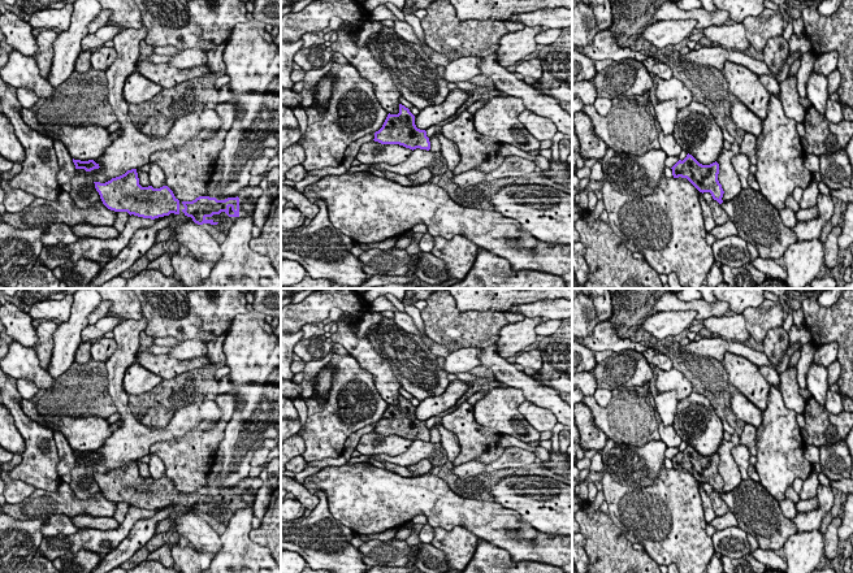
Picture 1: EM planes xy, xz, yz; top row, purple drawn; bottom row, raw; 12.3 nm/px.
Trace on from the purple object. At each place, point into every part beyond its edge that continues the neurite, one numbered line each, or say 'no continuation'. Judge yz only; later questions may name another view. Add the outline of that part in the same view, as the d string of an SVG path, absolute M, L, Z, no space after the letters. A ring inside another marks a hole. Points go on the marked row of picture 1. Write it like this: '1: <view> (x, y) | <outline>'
no continuation

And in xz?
no continuation

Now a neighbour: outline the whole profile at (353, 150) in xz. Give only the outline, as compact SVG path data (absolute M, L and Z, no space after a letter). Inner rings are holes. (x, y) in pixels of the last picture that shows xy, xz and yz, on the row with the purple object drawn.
M374 133L373 134L367 134L361 138L359 138L358 140L352 142L346 148L342 165L347 169L347 172L351 168L352 161L356 160L356 156L359 153L360 147L364 143L372 142L373 139L374 139Z

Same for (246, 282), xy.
M242 199L241 207L247 216L231 223L220 244L221 259L196 288L281 288L281 275L270 259L250 247L256 201L257 199Z

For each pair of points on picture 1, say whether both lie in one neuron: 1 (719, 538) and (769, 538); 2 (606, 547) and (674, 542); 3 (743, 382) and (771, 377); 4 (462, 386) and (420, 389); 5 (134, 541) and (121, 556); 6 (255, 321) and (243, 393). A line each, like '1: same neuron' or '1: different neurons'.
1: different neurons
2: different neurons
3: different neurons
4: different neurons
5: same neuron
6: same neuron

